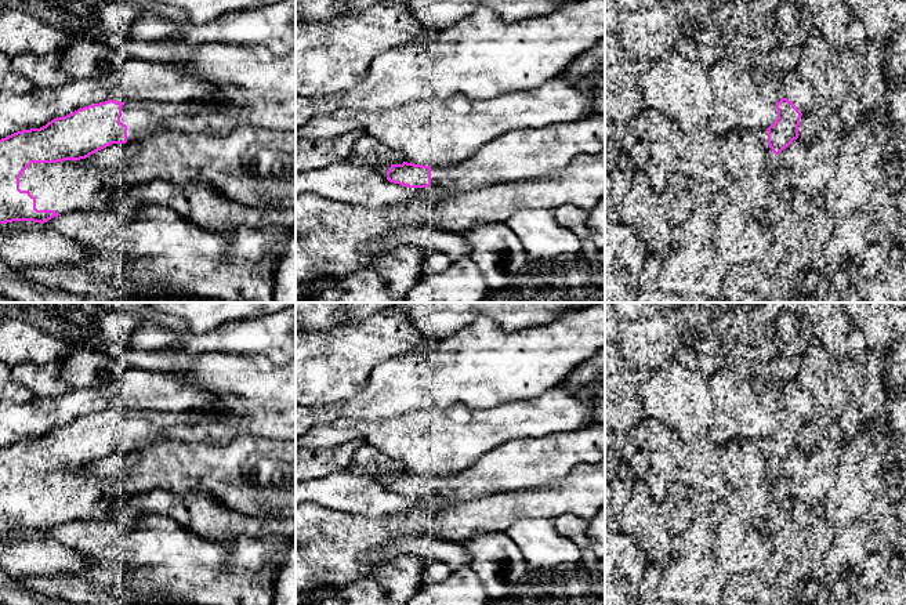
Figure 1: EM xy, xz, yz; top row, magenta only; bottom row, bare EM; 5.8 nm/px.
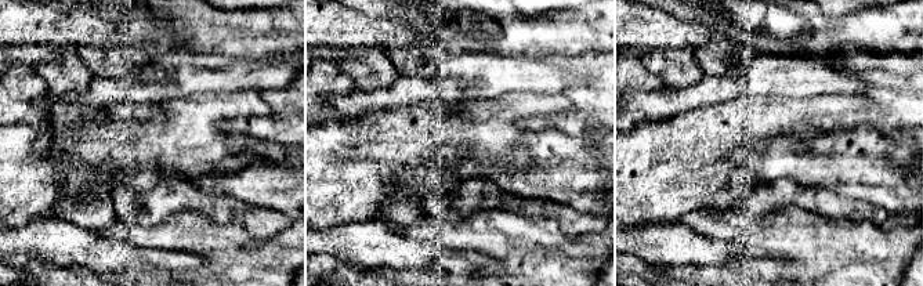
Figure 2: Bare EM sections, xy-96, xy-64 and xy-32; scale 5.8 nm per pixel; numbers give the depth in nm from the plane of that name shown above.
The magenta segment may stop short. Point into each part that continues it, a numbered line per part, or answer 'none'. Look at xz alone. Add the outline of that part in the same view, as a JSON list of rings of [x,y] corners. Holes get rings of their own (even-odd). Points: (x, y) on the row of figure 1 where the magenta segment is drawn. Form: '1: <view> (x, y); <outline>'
1: xz (524, 154); [[[605,115],[505,131],[453,166],[431,166],[431,185],[470,191],[497,182],[552,177],[579,155],[605,148]]]

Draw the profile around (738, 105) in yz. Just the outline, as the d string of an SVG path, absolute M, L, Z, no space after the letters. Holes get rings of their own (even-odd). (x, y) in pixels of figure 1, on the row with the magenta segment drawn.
M733 47L709 68L709 73L714 99L706 116L707 131L721 138L735 130L758 134L776 122L776 104L760 94L746 50Z

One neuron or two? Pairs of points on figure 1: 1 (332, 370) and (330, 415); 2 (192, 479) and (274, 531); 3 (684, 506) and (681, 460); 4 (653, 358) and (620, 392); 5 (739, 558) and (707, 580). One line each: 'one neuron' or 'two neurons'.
1: two neurons
2: two neurons
3: two neurons
4: two neurons
5: two neurons

